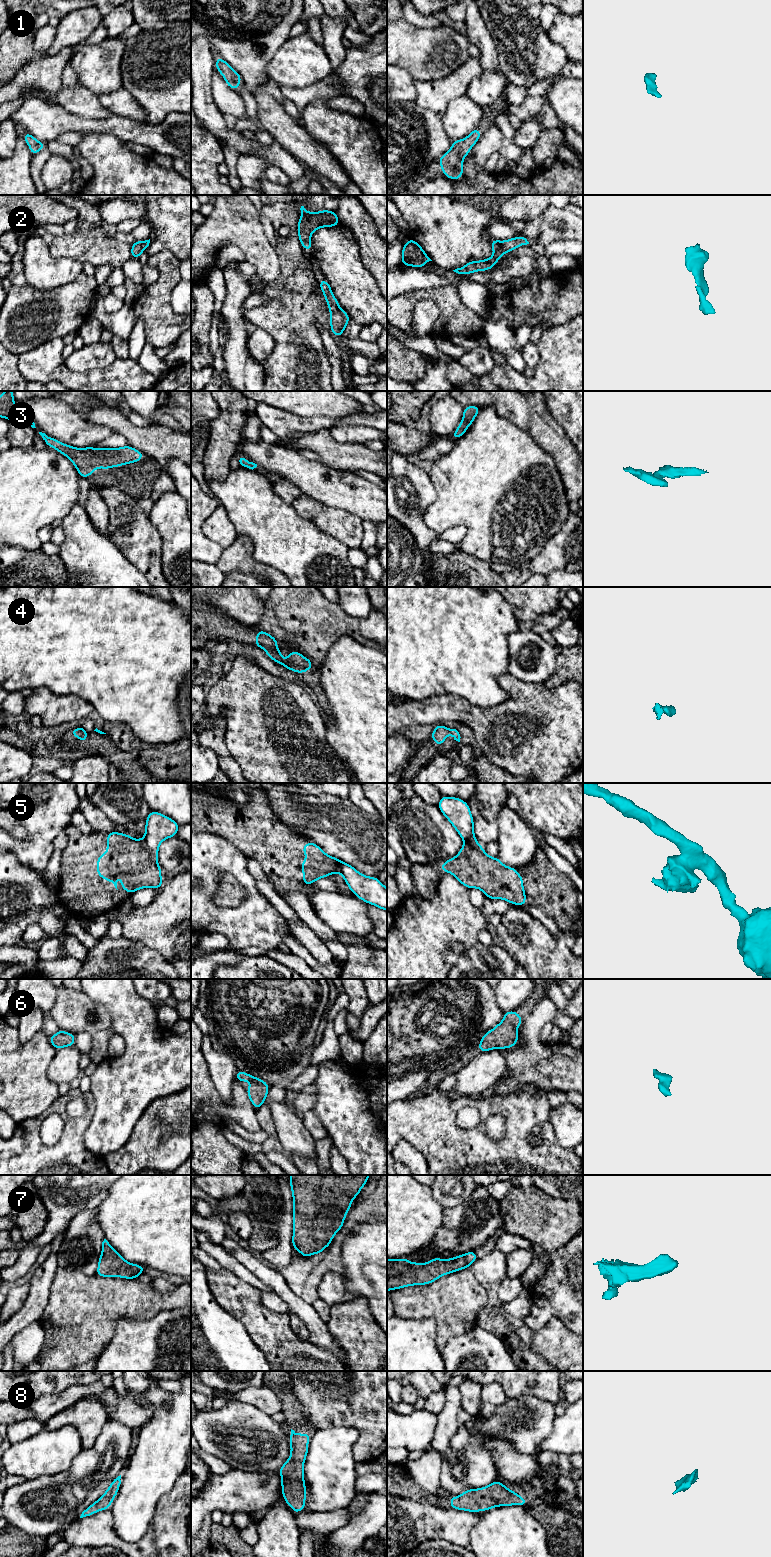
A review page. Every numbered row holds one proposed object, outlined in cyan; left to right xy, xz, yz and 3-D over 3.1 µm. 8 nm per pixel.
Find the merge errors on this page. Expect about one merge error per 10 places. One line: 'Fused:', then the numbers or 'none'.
Fused: 5

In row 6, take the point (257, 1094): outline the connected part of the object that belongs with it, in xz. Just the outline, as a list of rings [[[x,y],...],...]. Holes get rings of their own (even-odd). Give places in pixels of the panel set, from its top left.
[[[240,1070],[236,1071],[236,1080],[252,1083],[250,1087],[246,1088],[246,1092],[255,1109],[262,1107],[269,1092],[268,1083]]]

